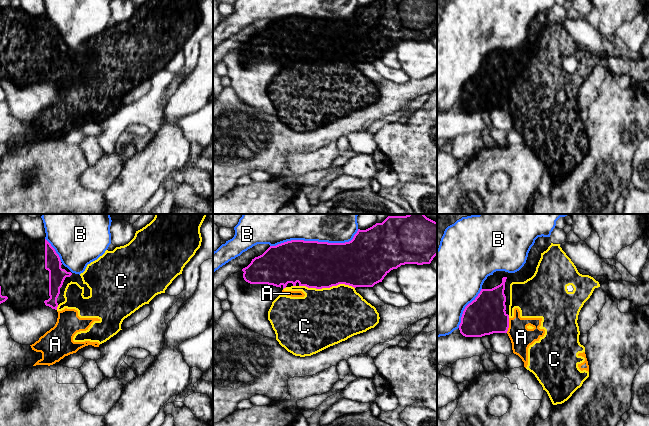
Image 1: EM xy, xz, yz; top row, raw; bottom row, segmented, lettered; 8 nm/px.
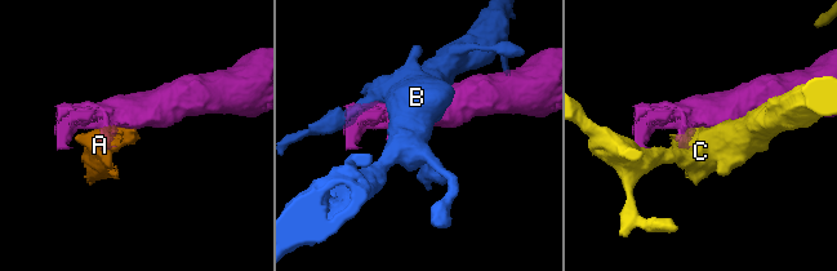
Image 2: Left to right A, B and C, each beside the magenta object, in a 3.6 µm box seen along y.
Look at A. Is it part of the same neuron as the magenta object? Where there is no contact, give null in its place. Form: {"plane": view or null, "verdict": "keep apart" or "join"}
{"plane": "yz", "verdict": "keep apart"}

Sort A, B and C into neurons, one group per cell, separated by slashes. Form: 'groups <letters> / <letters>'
groups A C / B

